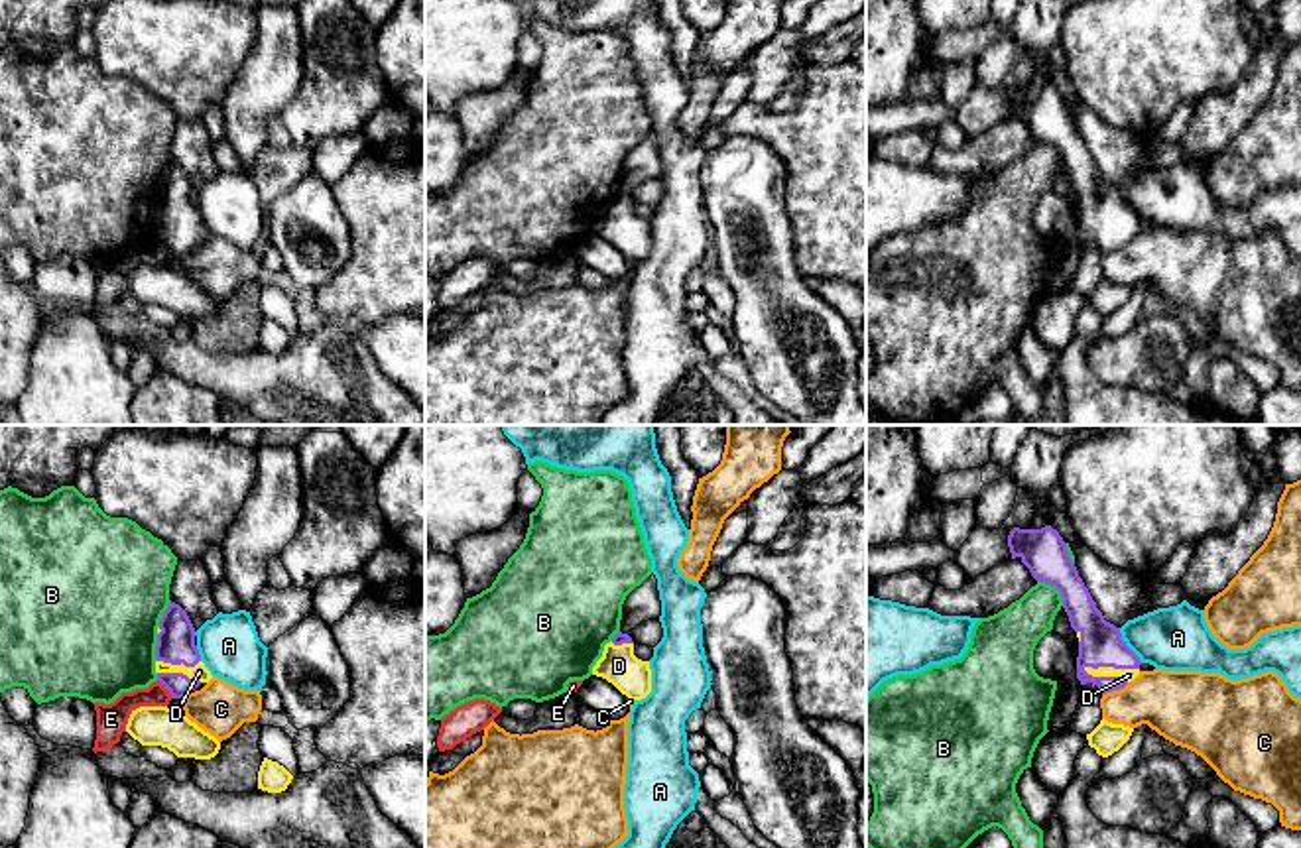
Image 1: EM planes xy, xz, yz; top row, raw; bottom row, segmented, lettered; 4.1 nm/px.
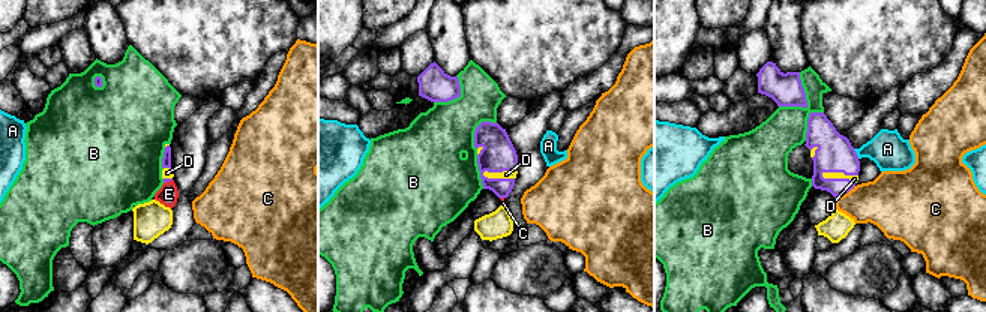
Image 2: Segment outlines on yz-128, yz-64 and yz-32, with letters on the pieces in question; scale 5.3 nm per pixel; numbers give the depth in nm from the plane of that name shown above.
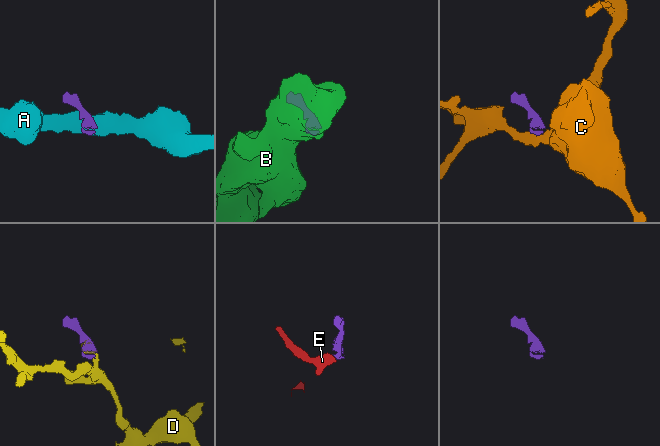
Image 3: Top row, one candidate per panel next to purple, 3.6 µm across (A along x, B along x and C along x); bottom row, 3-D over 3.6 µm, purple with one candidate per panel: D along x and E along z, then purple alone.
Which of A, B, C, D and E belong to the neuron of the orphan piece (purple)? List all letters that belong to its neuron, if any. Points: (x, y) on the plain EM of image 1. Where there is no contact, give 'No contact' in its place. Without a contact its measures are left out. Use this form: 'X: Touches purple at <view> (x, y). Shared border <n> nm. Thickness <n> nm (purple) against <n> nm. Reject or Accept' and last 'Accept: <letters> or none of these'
A: Touches purple at yz (1126, 205). Shared border 170 nm. Thickness 180 nm (purple) against 260 nm. Reject
B: Touches purple at yz (1055, 146). Shared border 160 nm. Thickness 190 nm (purple) against 200 nm. Reject
C: Touches purple at yz (1115, 248). Shared border 120 nm. Thickness 180 nm (purple) against 280 nm. Reject
D: Touches purple at yz (1111, 225). Shared border 240 nm. Thickness 180 nm (purple) against 50 nm. Accept
E: Touches purple at xy (166, 246). Shared border 100 nm. Thickness 100 nm (purple) against 120 nm. Reject
Accept: D

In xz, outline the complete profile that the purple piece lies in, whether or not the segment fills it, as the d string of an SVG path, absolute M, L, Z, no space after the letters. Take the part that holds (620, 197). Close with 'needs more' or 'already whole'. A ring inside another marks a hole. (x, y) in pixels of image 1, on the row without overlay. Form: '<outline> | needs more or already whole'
M622 191L604 205L602 216L592 226L592 234L612 242L630 260L642 260L651 252L650 220L634 214L634 201Z | needs more

